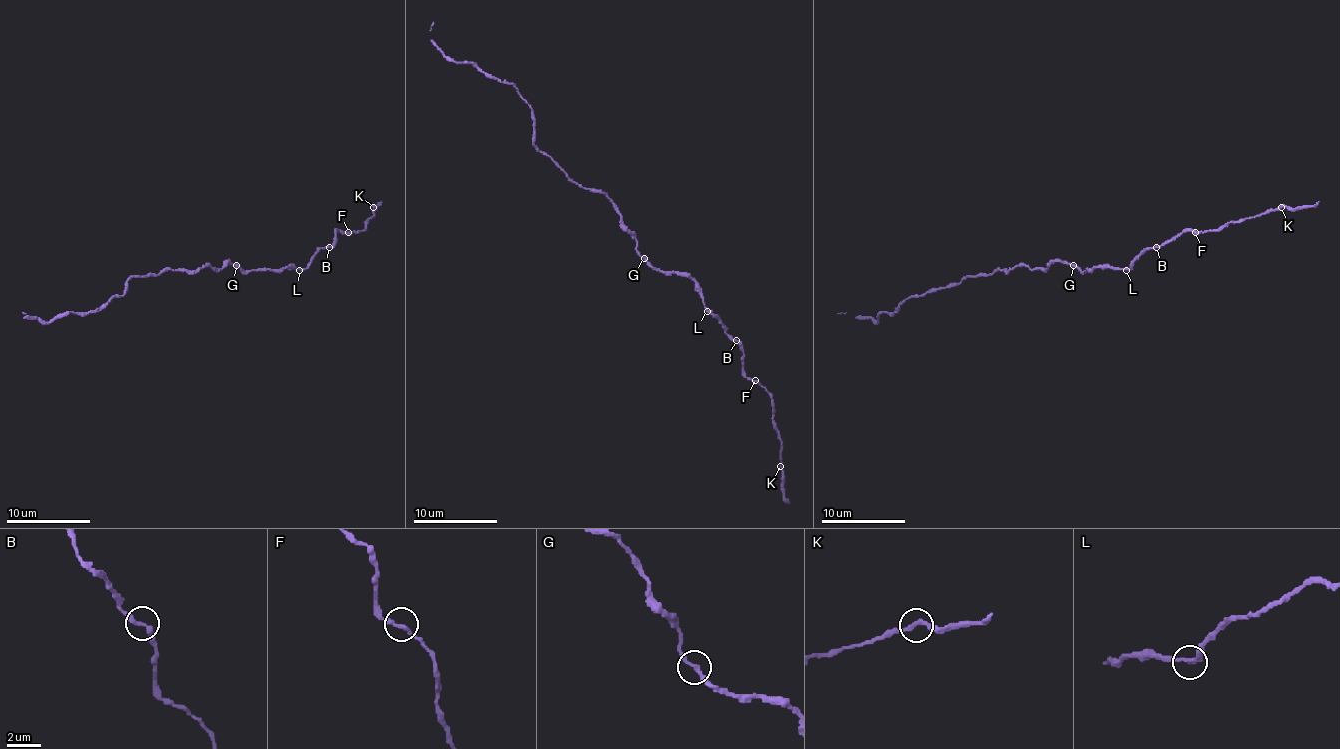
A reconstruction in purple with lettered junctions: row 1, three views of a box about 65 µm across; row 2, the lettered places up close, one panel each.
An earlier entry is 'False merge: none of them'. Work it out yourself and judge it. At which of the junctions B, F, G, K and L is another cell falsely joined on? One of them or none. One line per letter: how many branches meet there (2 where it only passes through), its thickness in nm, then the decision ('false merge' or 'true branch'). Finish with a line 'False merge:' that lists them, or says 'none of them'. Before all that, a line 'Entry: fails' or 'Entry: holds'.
Entry: holds
B: 2 branches meet; 300 nm thick; true branch
F: 2 branches meet; 280 nm thick; true branch
G: 2 branches meet; 280 nm thick; true branch
K: 2 branches meet; 280 nm thick; true branch
L: 2 branches meet; 280 nm thick; true branch
False merge: none of them

